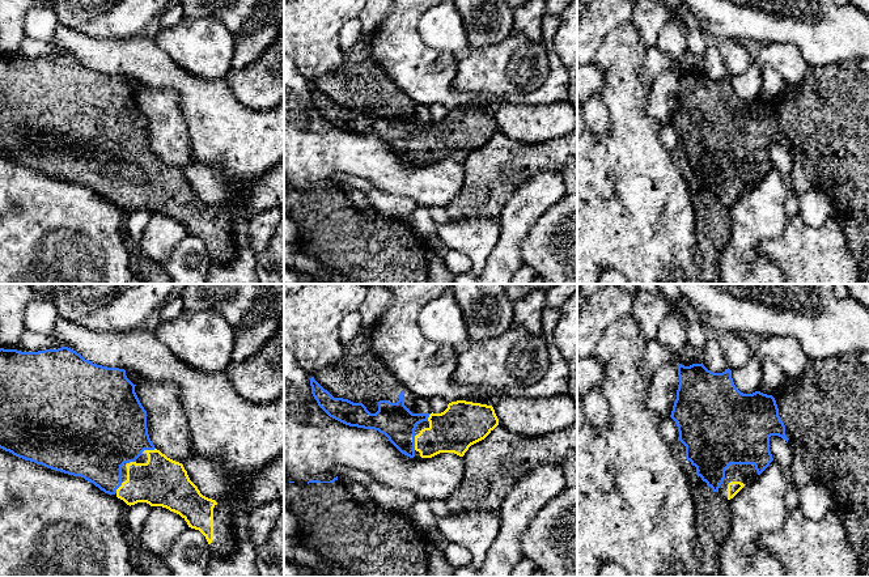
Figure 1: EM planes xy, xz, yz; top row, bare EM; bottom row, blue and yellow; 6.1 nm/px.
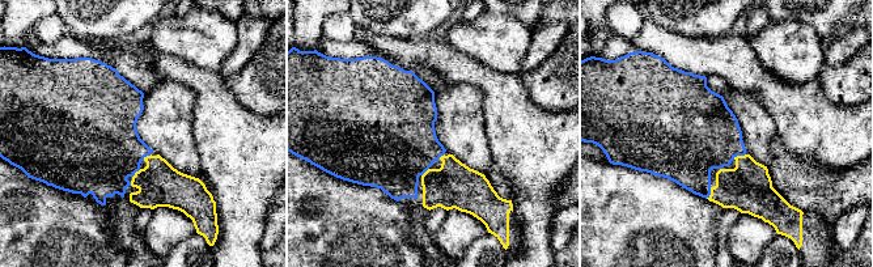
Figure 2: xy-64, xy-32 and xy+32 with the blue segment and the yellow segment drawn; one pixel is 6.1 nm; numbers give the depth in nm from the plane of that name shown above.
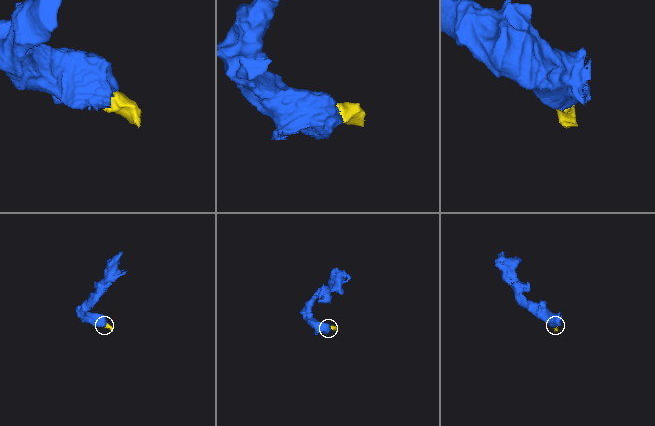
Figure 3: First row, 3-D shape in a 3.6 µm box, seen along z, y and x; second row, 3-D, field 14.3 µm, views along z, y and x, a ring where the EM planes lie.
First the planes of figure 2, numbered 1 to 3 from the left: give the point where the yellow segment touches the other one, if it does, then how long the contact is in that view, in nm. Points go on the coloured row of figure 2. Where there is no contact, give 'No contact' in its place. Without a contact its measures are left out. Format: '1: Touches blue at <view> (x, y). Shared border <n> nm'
1: Touches blue at xy-64 (147, 155). Shared border 70 nm
2: Touches blue at xy-32 (426, 170). Shared border 70 nm
3: Touches blue at xy+32 (738, 155). Shared border 90 nm

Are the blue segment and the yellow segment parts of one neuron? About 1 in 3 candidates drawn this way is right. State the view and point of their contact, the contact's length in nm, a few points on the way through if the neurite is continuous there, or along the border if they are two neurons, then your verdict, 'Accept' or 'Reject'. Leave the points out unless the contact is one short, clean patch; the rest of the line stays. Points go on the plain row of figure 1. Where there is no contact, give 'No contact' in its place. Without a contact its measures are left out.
Touches blue at xz (414, 149). Shared border 100 nm. Path across: xz (394, 127), (414, 149), (429, 149), (452, 138). Accept

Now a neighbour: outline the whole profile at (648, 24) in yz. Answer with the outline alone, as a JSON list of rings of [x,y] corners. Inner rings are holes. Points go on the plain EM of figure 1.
[[[635,0],[632,4],[631,22],[636,27],[641,42],[656,47],[661,29],[675,13],[675,8],[664,0]]]

